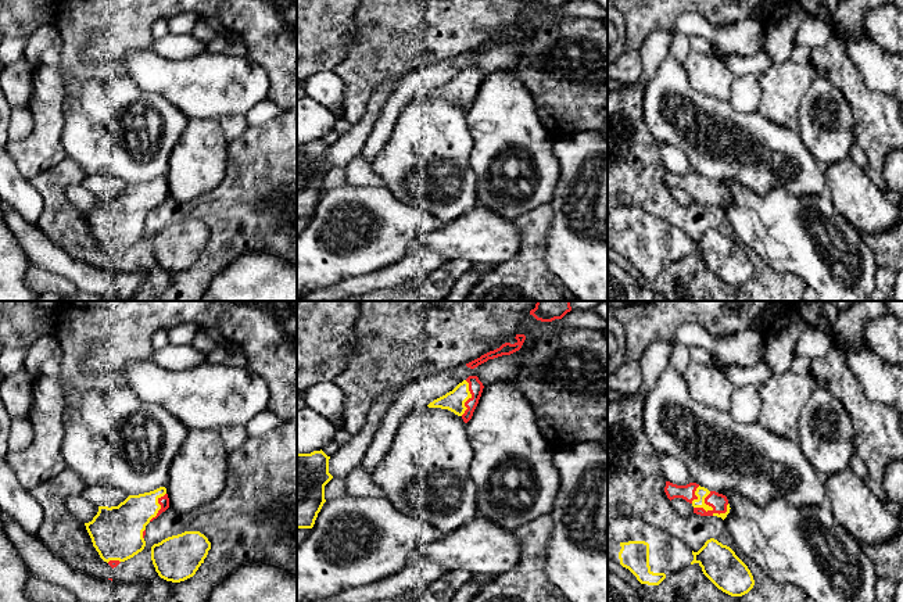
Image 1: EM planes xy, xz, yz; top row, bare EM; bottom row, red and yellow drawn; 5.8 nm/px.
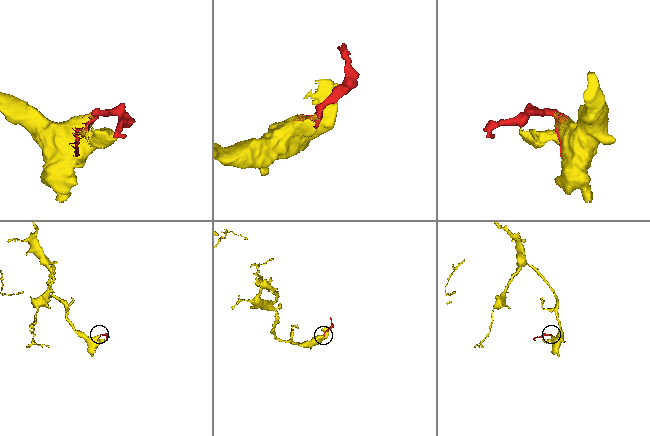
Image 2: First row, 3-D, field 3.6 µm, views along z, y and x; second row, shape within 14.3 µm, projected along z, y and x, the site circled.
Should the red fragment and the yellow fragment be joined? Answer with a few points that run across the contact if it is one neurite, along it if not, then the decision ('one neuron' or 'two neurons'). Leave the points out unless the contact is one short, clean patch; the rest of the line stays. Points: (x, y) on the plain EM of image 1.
one neuron

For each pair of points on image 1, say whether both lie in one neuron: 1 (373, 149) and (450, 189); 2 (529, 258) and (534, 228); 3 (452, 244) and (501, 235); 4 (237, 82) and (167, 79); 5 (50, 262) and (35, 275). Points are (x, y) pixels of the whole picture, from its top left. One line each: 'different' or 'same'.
1: different
2: same
3: same
4: same
5: different

